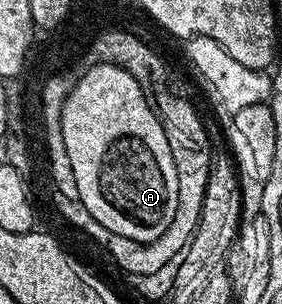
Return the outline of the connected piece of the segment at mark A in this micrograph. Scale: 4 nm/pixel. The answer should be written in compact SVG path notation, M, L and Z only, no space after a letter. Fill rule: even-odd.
M101 62L98 66L90 69L83 69L82 78L79 83L72 88L72 92L67 96L63 106L62 114L64 147L67 148L68 157L72 162L72 170L75 172L75 184L79 190L78 200L82 206L96 219L108 232L116 232L116 236L128 236L128 240L137 242L155 242L160 236L164 236L168 224L176 216L176 200L178 199L178 189L176 188L176 164L172 160L172 148L168 148L168 136L164 132L162 122L150 106L150 101L144 96L138 81L133 78L123 66L113 66L107 62Z

